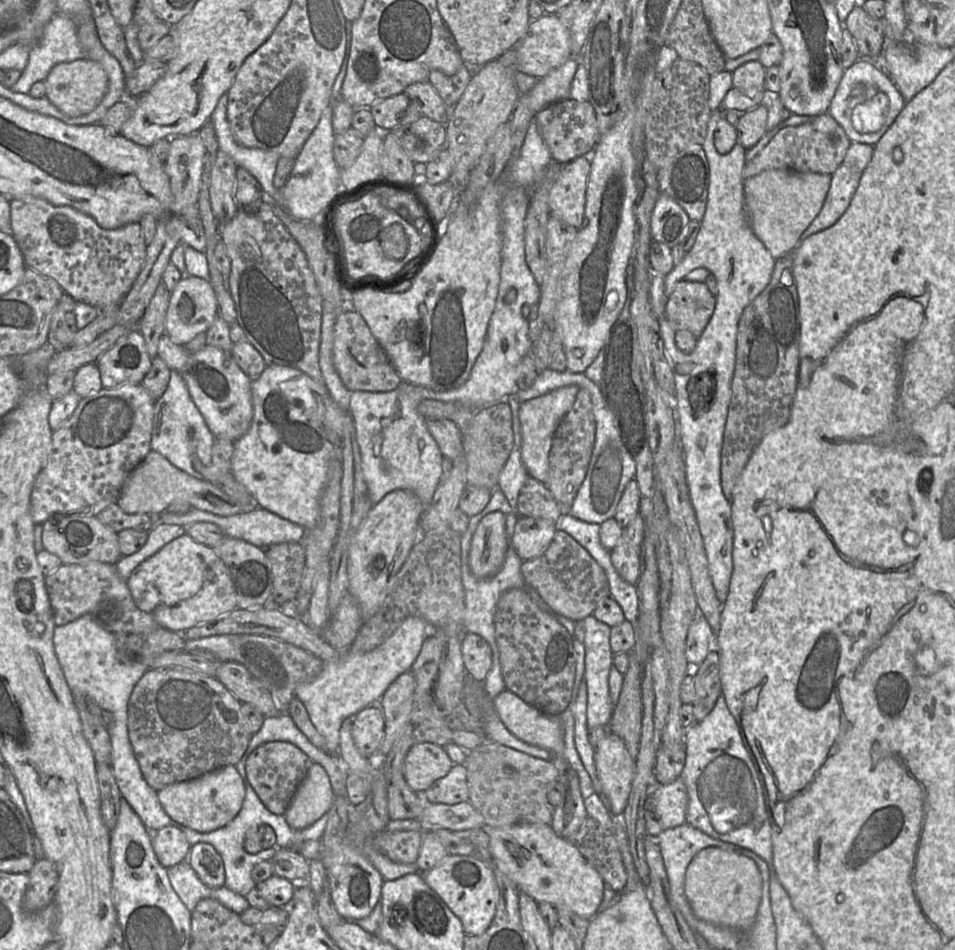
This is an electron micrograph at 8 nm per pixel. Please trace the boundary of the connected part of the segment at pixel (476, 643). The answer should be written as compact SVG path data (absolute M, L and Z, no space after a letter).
M464 632L461 638L461 654L468 675L483 683L492 664L489 643L478 634Z

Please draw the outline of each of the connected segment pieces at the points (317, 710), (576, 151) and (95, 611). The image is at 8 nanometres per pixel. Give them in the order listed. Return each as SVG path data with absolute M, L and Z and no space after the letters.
M419 616L406 617L396 630L379 646L365 653L341 653L341 658L324 662L320 674L312 681L299 685L297 697L305 706L311 722L324 737L326 752L337 754L342 722L354 717L363 708L379 702L389 685L402 673L411 670L431 626Z
M559 100L536 113L538 131L548 145L554 162L566 164L591 153L598 140L599 131L595 110L589 101Z
M86 562L61 564L45 576L45 586L56 626L65 625L90 614L105 630L126 634L149 633L161 627L149 614L135 605L127 580L122 579L115 564Z

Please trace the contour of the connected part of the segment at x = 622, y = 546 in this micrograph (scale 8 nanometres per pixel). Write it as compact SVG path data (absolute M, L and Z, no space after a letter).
M625 528L622 538L610 551L610 558L619 575L626 582L636 585L641 570L641 547L629 542L625 537Z

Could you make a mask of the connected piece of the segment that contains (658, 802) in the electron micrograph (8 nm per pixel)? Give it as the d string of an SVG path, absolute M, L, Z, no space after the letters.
M678 777L670 784L656 787L646 798L645 810L653 812L665 830L686 822L687 805L687 788L683 779Z

